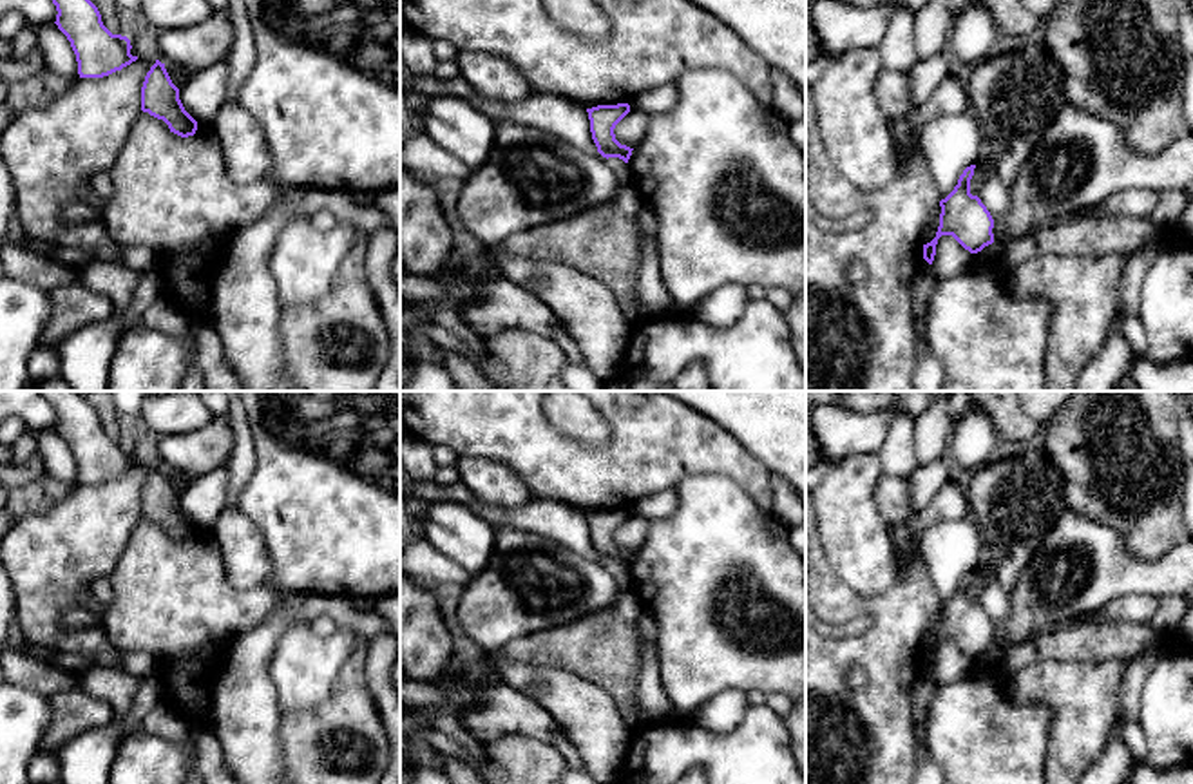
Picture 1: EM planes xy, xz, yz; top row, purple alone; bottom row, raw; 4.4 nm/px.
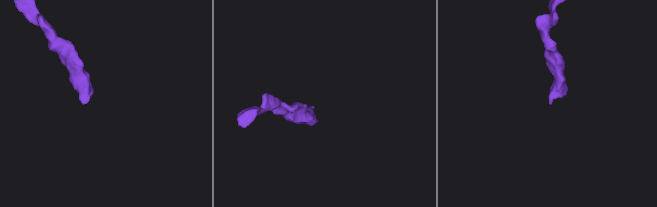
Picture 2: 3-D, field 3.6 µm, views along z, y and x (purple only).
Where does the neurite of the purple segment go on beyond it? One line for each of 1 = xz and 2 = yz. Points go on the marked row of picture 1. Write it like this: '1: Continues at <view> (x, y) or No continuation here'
1: No continuation here
2: No continuation here

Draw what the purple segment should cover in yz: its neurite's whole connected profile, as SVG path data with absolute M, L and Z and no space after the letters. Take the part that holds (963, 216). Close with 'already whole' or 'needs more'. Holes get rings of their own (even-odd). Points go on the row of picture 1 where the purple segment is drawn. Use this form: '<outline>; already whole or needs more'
M976 165L963 170L954 190L940 201L940 226L936 237L923 244L923 259L932 264L941 235L952 235L970 253L994 243L994 219L978 196L970 194Z; already whole

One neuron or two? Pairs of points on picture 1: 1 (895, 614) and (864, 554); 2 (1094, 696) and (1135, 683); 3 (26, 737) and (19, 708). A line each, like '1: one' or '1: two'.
1: two
2: two
3: one

